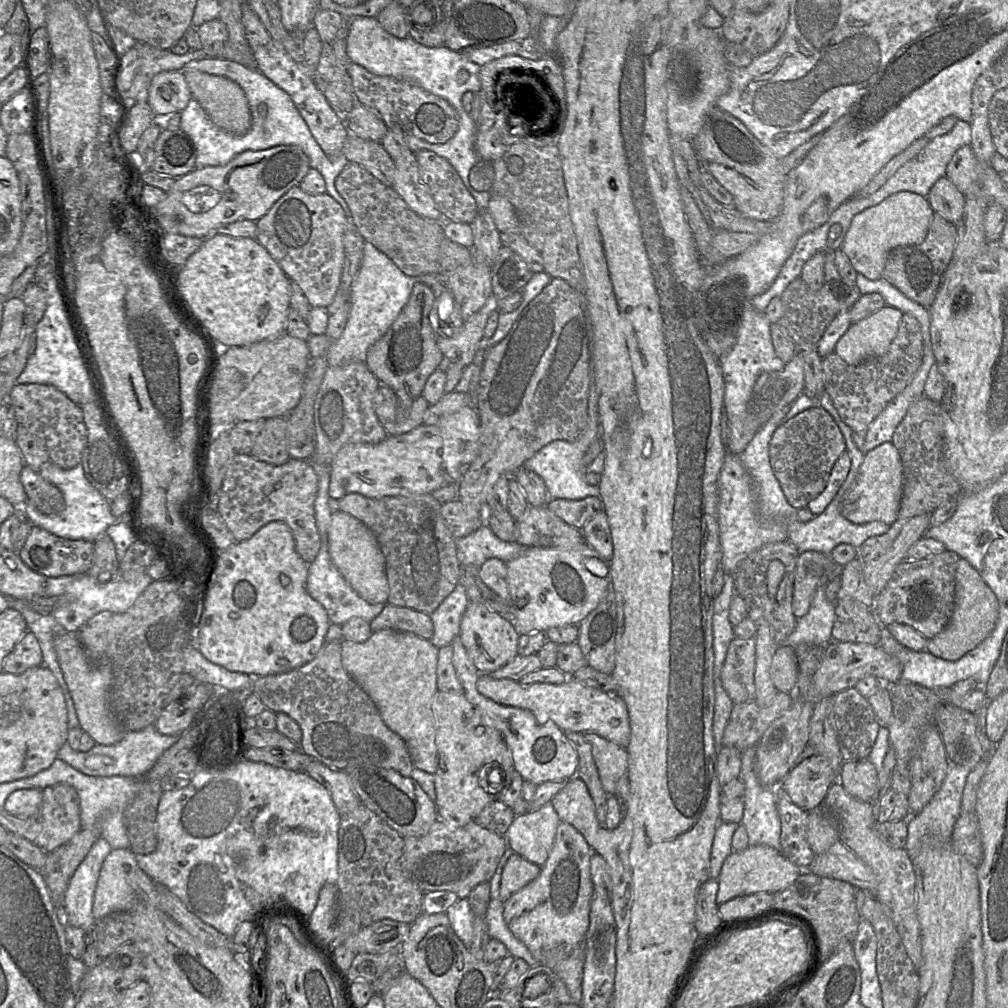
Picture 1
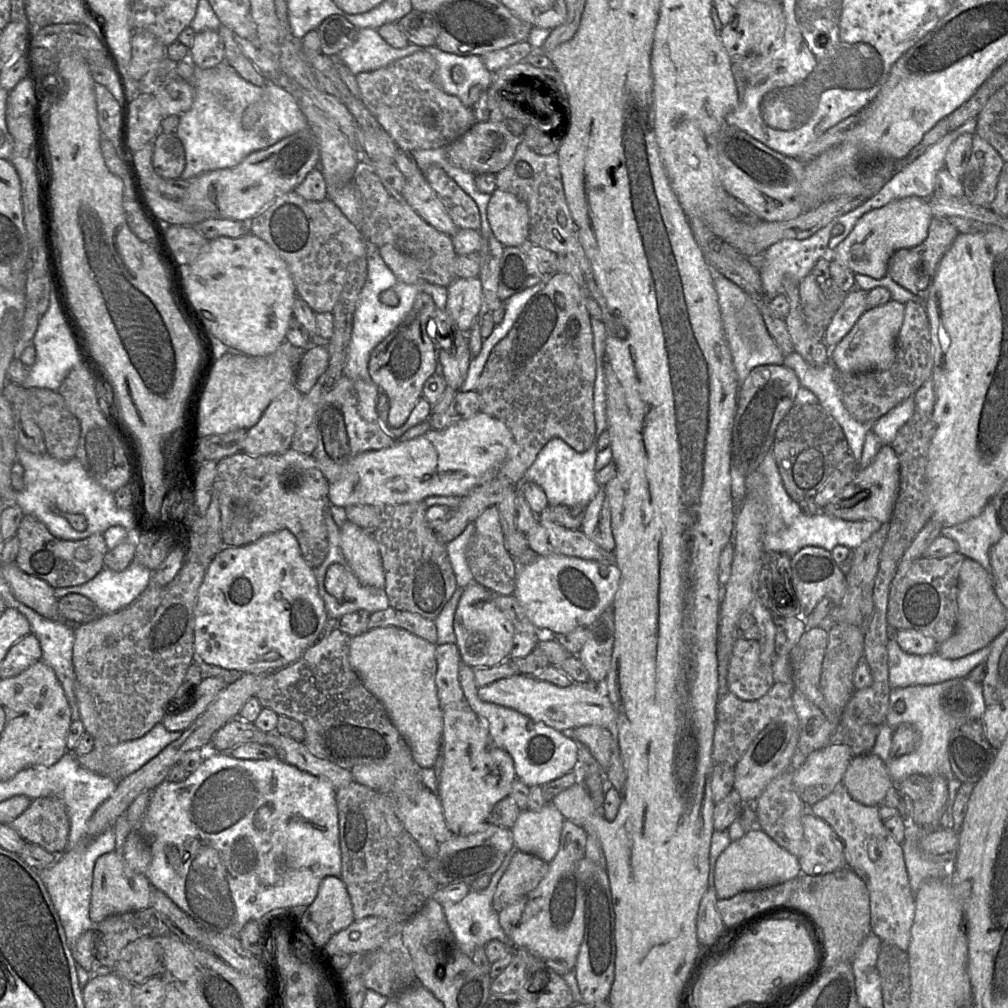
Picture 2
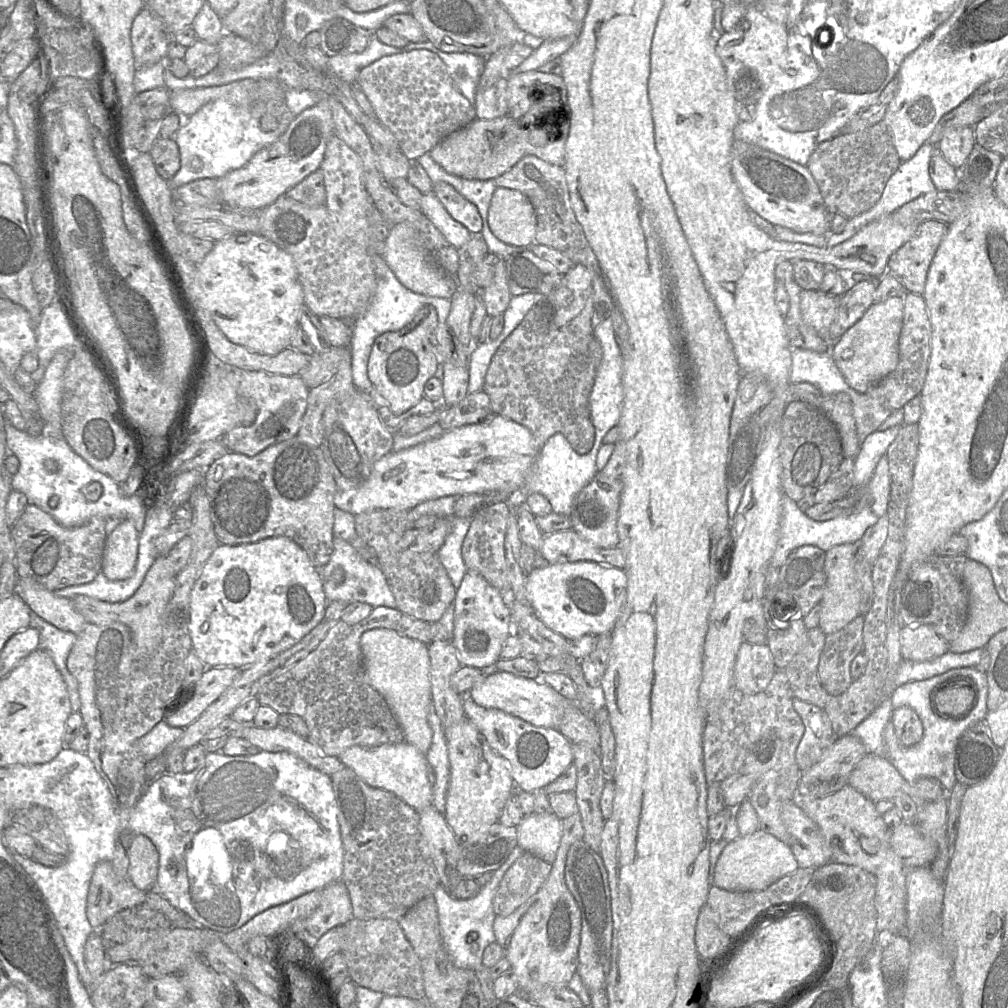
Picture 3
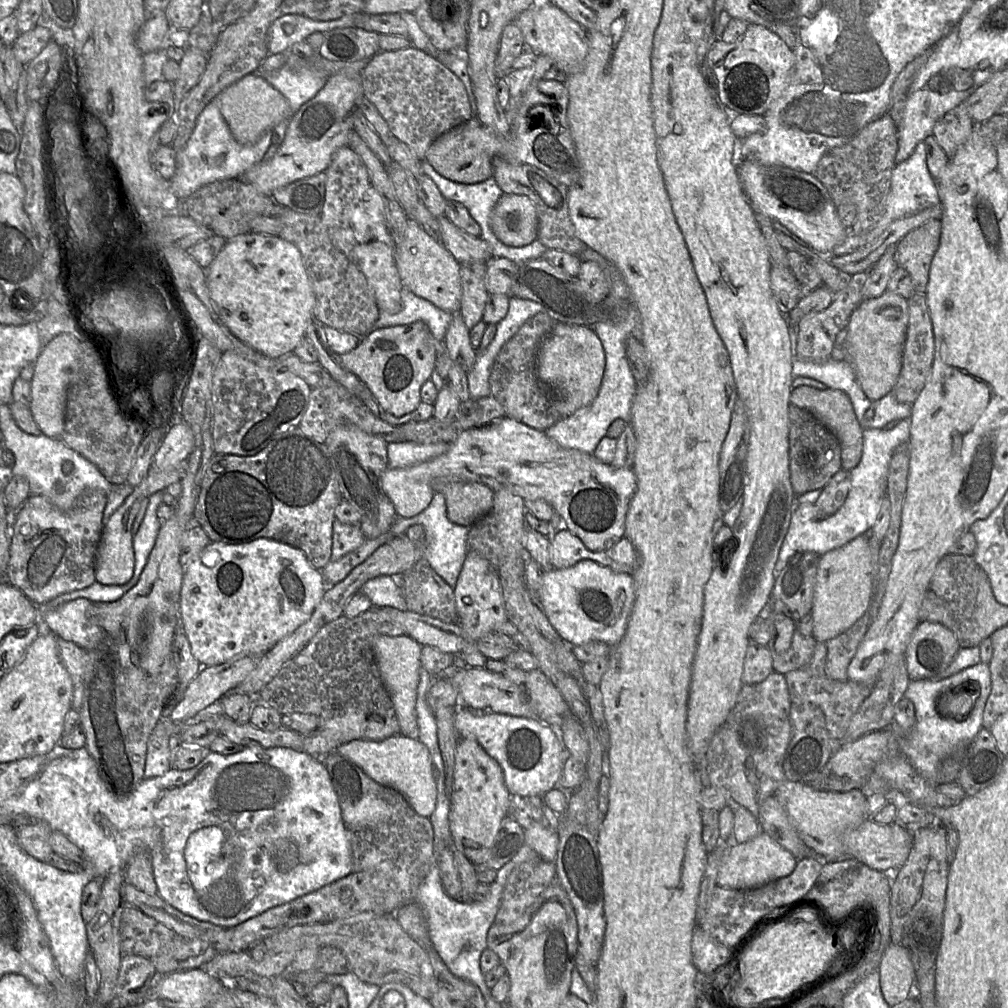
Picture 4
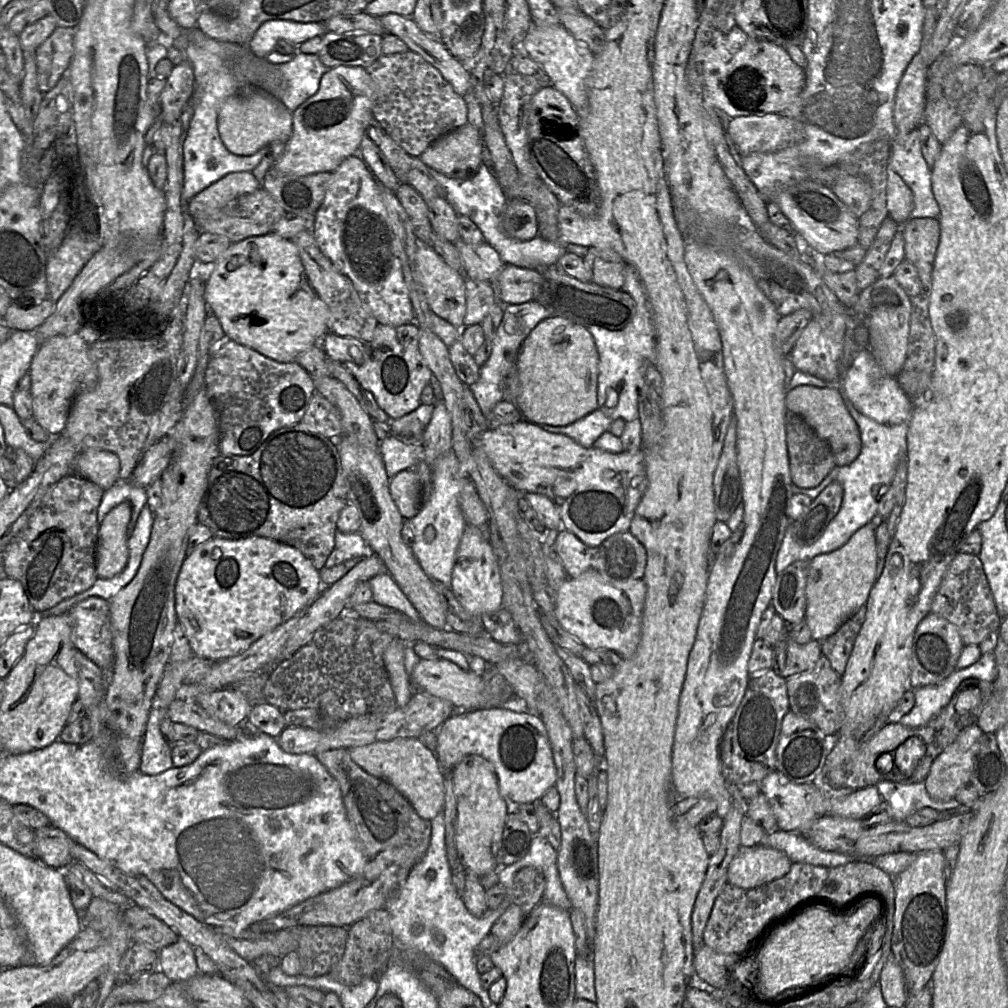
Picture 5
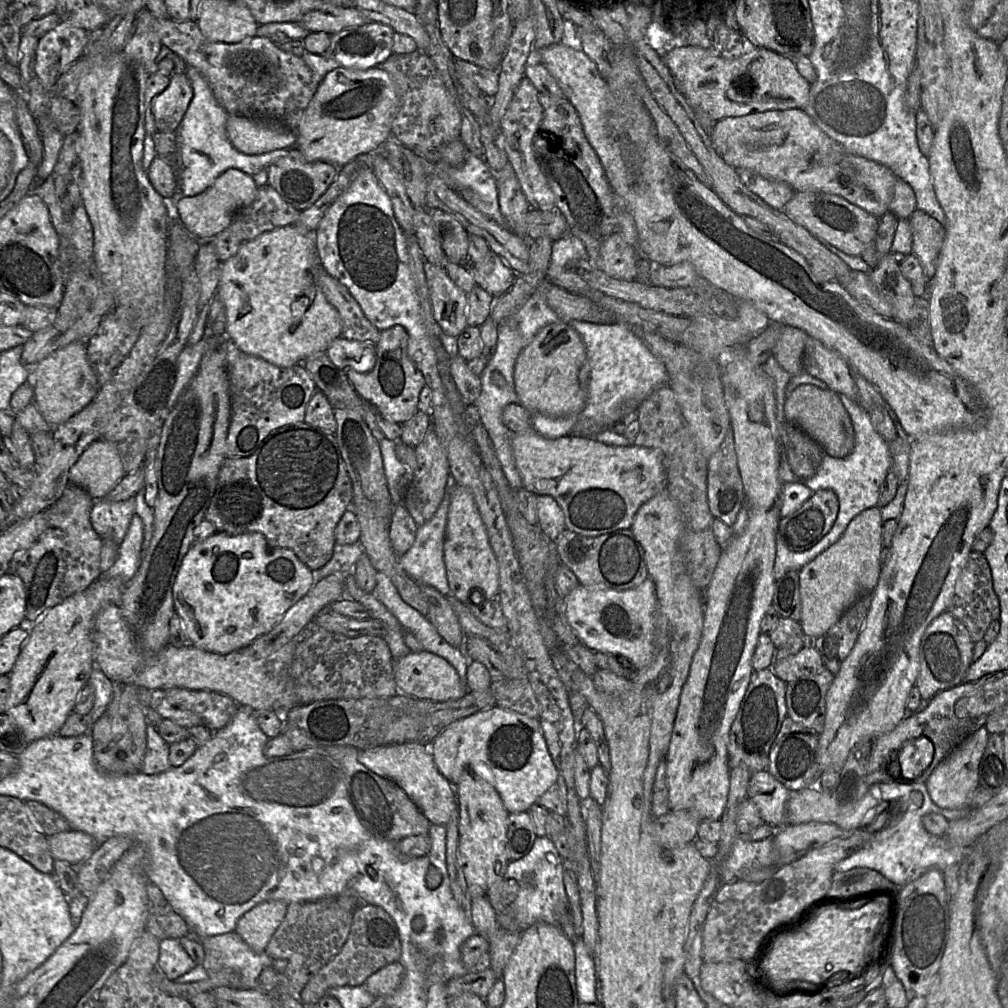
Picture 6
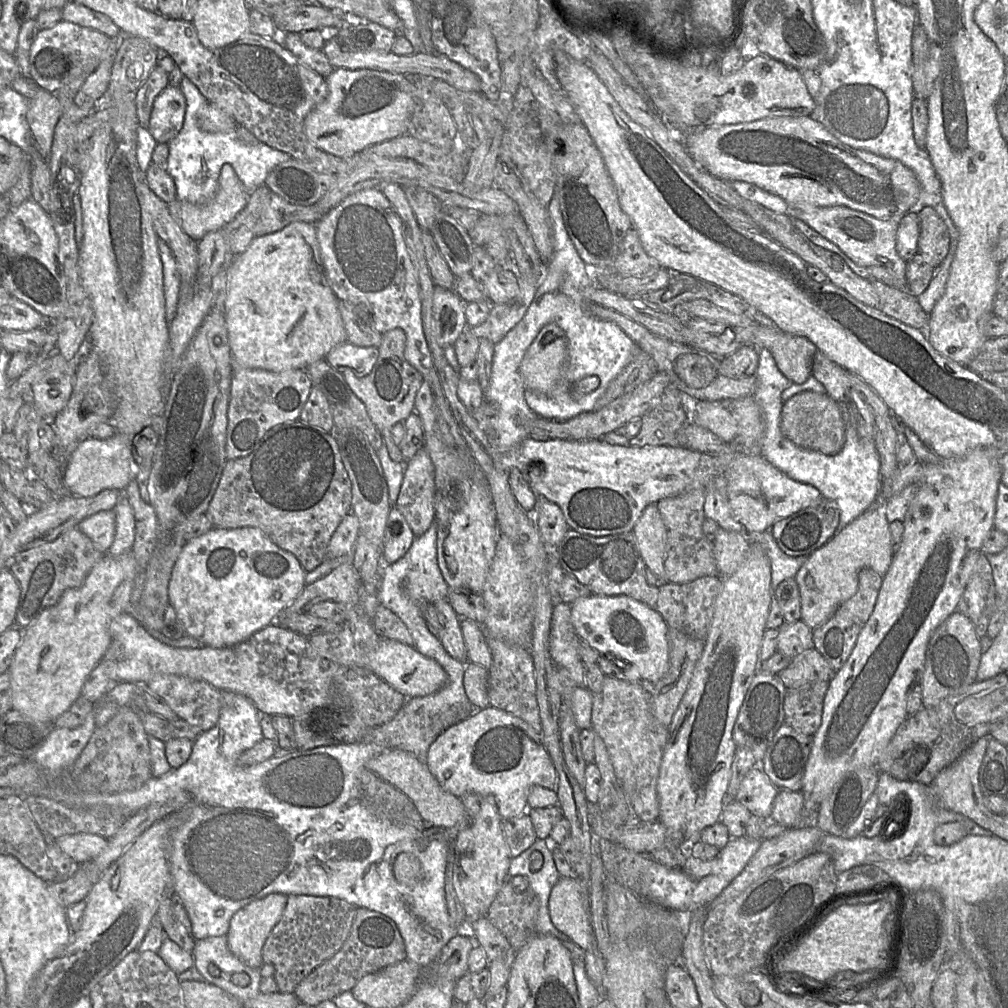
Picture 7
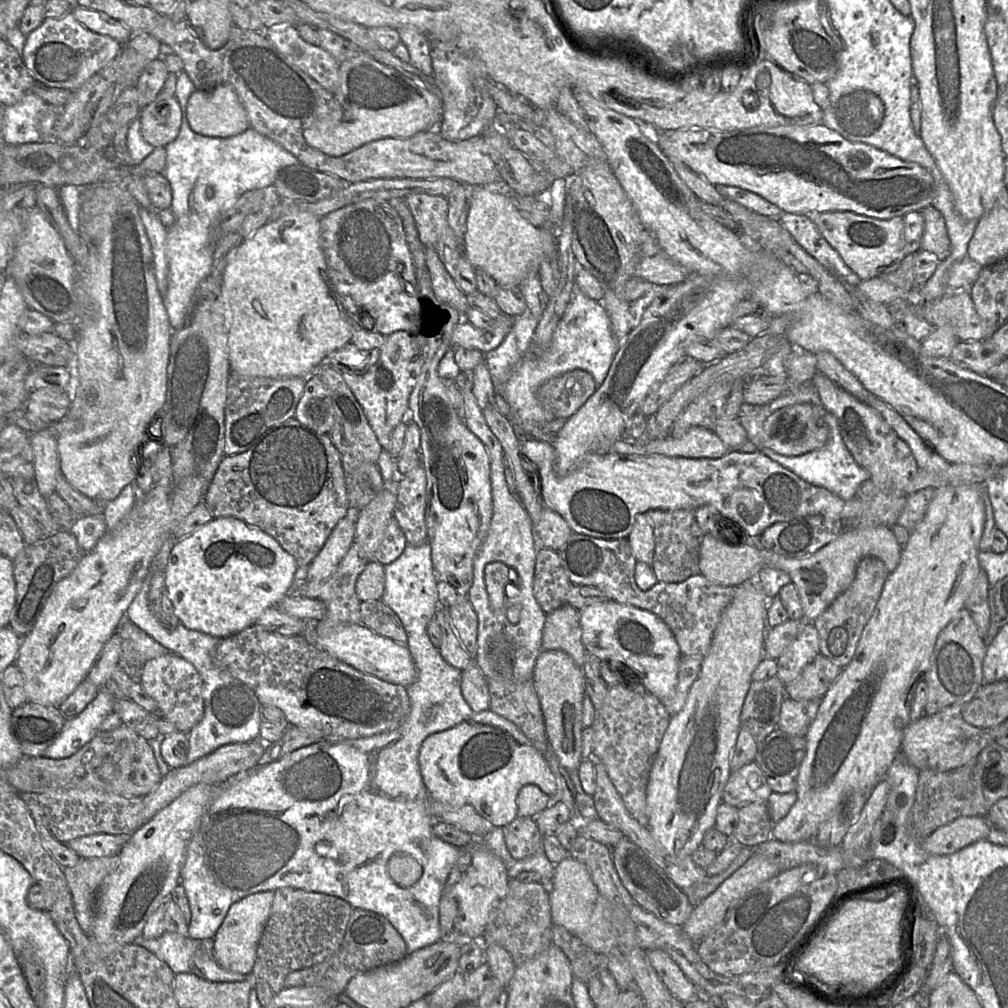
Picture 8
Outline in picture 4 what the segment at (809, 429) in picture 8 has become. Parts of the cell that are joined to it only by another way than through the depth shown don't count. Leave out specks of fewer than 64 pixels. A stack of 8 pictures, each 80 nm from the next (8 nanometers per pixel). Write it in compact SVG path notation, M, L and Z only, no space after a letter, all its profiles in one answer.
M800 386L791 391L789 403L810 412L837 438L841 448L841 468L850 471L860 461L863 438L849 397L842 391L834 389L820 390L810 386Z

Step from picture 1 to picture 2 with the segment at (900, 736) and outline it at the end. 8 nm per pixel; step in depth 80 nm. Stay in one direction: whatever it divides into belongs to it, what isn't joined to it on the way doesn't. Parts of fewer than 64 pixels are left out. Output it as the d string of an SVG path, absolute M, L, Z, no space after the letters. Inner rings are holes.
M966 678L959 679L959 688L945 688L945 683L930 685L909 685L905 687L891 688L889 709L886 722L879 726L879 733L872 752L879 756L888 768L889 774L895 783L912 774L923 776L942 776L947 781L955 778L949 760L949 740L955 729L973 718L982 718L986 710L986 704L980 682L974 682ZM954 690L966 694L966 708L964 710L949 709L946 700L946 692ZM903 723L911 724L919 734L919 744L915 750L897 758L890 755L892 738L895 730Z

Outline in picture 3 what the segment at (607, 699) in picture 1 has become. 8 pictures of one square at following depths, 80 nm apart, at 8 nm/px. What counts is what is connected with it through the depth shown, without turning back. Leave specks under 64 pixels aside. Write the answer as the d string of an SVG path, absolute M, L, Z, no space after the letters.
M495 671L485 674L471 687L469 693L479 706L502 710L539 727L557 728L567 708L578 708L573 701L548 684L507 672Z

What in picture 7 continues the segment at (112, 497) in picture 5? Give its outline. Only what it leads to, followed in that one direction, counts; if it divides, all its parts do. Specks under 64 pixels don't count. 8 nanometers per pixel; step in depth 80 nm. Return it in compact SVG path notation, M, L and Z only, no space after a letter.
M111 509L95 513L82 520L77 528L91 539L97 550L108 553L115 538L115 512Z

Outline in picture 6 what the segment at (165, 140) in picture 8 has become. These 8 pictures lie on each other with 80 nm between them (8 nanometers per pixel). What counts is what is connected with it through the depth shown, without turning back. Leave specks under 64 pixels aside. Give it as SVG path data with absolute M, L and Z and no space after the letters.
M186 72L172 73L169 85L153 100L152 110L157 132L175 133L192 96L193 90Z

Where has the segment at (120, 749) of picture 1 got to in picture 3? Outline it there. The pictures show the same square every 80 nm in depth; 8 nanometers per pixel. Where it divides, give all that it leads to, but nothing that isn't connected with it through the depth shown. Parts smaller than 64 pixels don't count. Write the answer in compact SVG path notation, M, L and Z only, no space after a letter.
M162 719L147 734L136 741L137 751L146 762L151 761L179 739L183 729L171 727Z

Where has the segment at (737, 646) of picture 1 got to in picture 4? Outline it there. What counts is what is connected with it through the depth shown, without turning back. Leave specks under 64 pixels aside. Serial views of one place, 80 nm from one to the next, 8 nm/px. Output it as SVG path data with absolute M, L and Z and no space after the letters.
M749 641L741 676L743 685L760 683L773 671L773 660L768 647Z

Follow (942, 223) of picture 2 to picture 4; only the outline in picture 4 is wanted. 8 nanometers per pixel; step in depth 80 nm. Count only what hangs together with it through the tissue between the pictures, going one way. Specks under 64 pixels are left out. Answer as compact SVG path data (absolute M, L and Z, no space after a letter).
M930 219L907 233L896 245L895 260L911 276L915 292L926 294L932 259L939 247L941 221Z

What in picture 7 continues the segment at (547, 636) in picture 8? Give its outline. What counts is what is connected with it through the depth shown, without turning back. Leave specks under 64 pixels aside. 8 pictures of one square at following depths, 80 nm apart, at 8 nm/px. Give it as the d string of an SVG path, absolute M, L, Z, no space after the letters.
M553 603L548 651L555 666L567 669L577 687L584 688L583 663L576 648L577 634L571 622L571 604Z

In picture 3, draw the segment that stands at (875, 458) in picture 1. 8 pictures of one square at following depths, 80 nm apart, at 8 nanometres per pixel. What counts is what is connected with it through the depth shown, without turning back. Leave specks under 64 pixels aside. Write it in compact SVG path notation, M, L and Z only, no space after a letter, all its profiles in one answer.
M887 455L881 457L875 471L869 482L862 487L853 487L840 500L826 504L814 504L804 513L811 519L816 521L826 521L836 517L848 516L854 512L870 507L875 515L879 518L887 514L888 502L890 497L890 472Z

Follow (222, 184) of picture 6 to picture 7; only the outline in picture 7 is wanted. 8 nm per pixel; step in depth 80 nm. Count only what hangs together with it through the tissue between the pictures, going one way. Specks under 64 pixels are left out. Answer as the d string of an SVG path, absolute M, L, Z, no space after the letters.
M225 164L219 176L219 187L215 196L208 202L194 204L175 199L169 206L169 211L182 229L194 240L199 242L206 234L222 229L242 211L249 200L250 193L245 189L233 167Z

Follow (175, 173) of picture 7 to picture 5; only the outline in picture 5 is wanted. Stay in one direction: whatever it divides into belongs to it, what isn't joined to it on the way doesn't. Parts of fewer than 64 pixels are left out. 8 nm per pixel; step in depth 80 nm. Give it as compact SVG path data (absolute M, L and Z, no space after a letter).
M198 27L190 34L191 43L184 54L194 70L195 90L192 95L193 116L188 134L184 142L184 187L183 196L186 200L208 188L225 175L232 172L252 171L261 160L271 153L275 162L284 153L287 142L275 141L269 146L261 148L250 156L241 156L230 152L223 143L218 127L218 115L225 100L235 91L235 81L223 60L217 57L217 48L225 41L216 40L207 36Z

